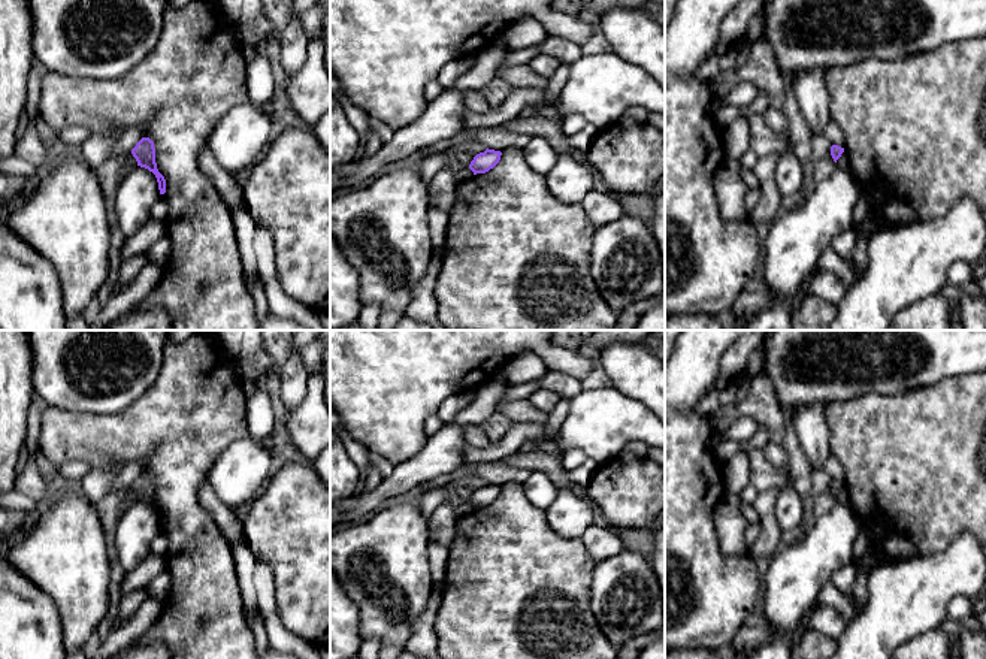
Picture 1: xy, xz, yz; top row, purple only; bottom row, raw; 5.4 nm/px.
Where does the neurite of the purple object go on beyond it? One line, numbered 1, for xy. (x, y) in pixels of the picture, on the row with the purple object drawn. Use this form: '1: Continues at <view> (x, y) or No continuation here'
1: No continuation here

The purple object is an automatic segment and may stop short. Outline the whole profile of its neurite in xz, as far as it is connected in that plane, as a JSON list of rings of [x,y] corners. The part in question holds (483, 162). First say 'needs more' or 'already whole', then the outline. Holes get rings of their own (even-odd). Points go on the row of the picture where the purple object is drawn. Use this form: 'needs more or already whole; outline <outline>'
already whole; outline [[[487,148],[484,152],[480,152],[474,157],[474,160],[469,164],[469,169],[474,172],[474,175],[486,173],[499,163],[500,155],[500,151]]]

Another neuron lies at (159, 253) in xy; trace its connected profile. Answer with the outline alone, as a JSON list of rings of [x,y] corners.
[[[160,239],[152,244],[146,251],[148,263],[158,264],[164,267],[170,257],[170,244],[167,239]]]

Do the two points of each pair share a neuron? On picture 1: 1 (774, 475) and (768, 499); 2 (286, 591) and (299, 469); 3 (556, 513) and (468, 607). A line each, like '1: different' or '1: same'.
1: different
2: same
3: different

